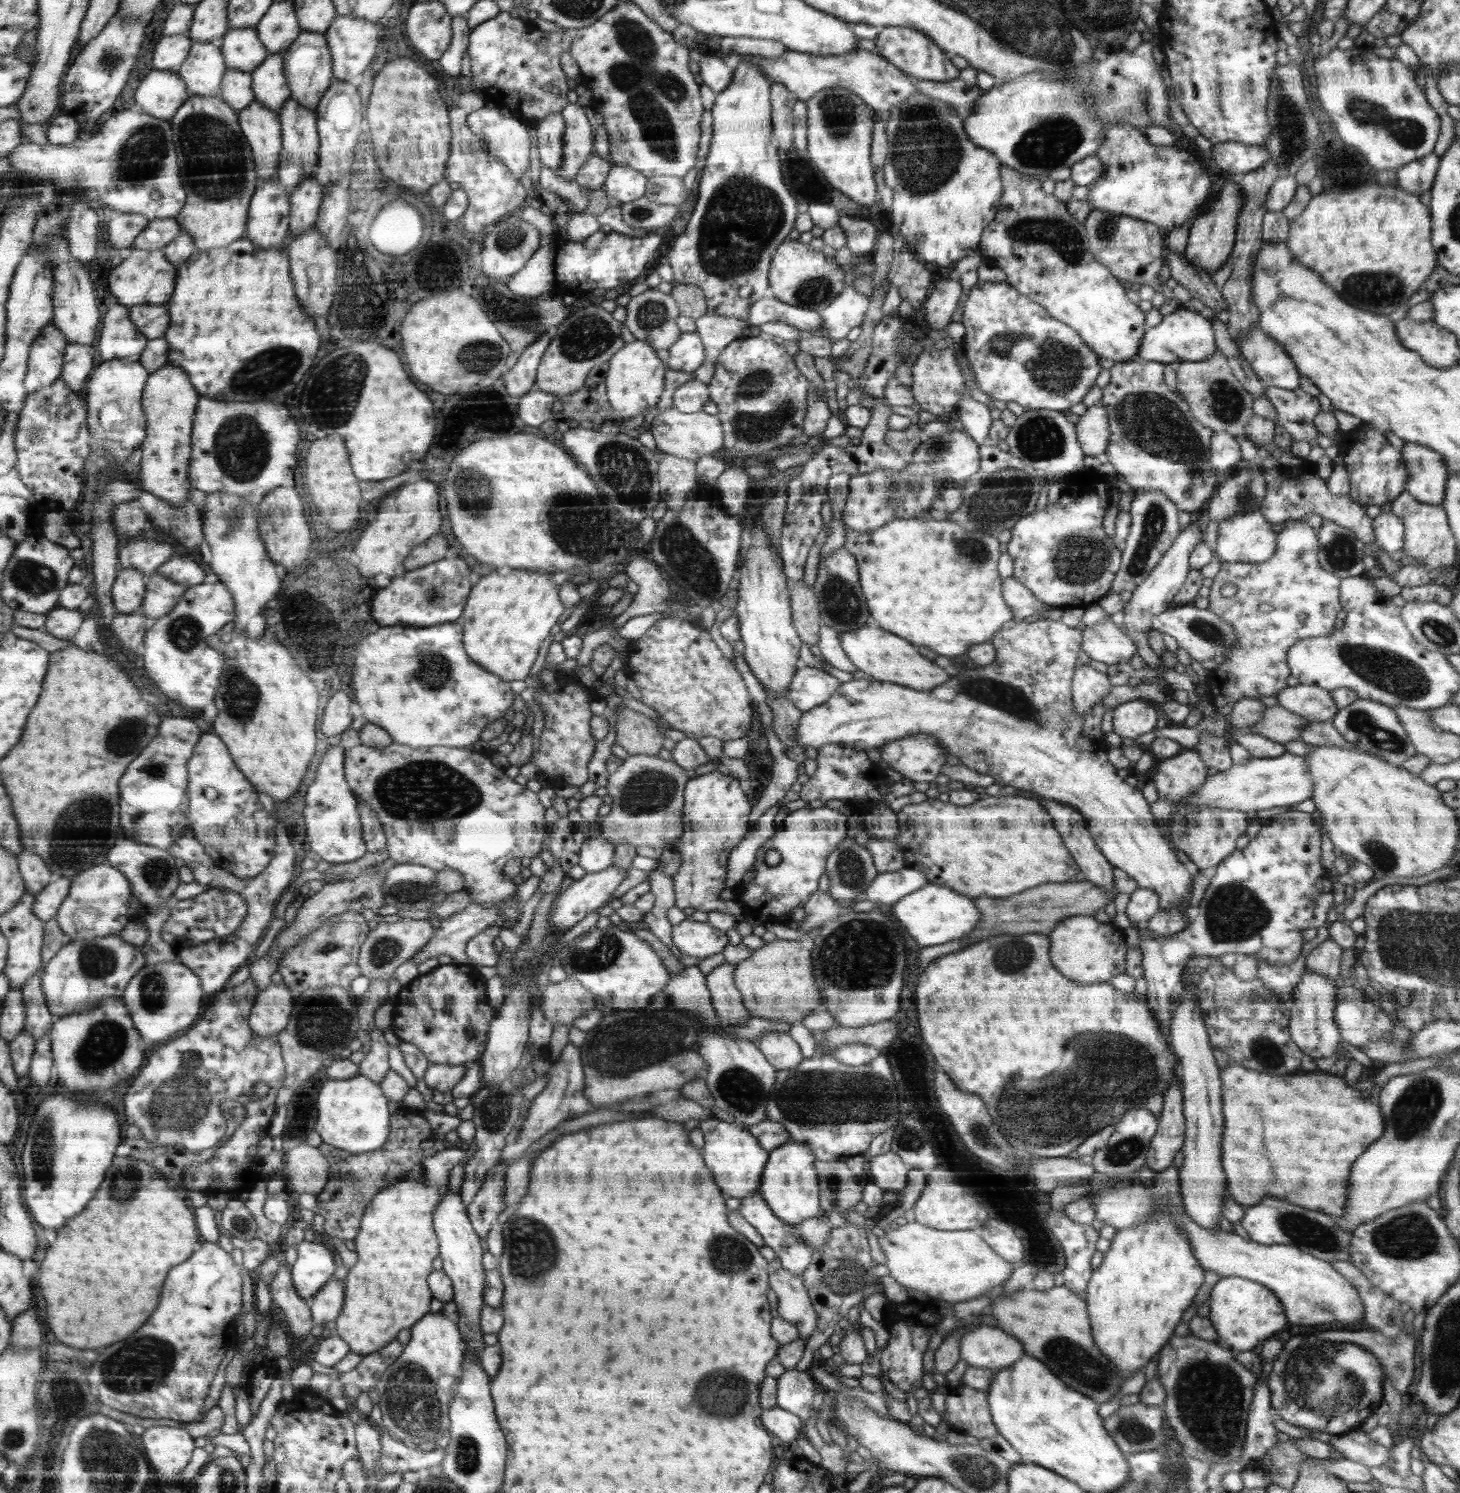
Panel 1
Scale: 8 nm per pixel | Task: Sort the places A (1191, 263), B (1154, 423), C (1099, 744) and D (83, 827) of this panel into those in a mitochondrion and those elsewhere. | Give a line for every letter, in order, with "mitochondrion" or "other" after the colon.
A: other
B: mitochondrion
C: other
D: mitochondrion

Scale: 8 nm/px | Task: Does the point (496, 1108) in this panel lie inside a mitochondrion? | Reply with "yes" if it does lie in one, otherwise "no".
yes

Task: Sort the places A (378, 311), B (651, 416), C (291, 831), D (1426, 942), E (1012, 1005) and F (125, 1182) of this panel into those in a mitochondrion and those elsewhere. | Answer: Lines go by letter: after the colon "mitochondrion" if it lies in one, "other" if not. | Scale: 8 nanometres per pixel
A: other
B: other
C: other
D: mitochondrion
E: other
F: mitochondrion

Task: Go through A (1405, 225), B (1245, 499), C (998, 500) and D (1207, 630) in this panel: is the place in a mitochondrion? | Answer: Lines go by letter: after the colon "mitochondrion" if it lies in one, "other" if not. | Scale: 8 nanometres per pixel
A: other
B: mitochondrion
C: mitochondrion
D: mitochondrion

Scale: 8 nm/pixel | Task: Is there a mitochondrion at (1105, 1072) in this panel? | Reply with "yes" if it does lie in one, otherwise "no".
yes

